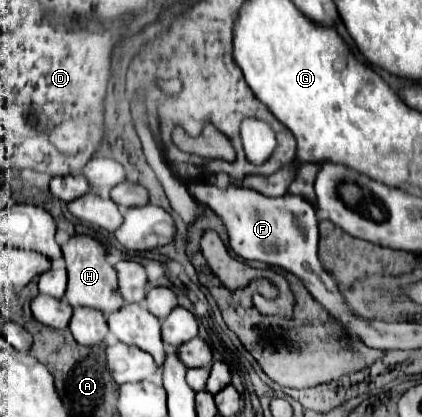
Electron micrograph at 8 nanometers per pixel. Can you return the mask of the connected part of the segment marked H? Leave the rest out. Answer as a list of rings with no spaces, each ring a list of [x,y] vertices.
[[[73,236],[67,244],[63,244],[63,258],[67,262],[67,274],[69,274],[65,298],[73,308],[87,306],[109,316],[111,312],[117,312],[125,304],[121,294],[117,292],[117,274],[113,266],[107,264],[105,248],[97,240],[89,236]]]

